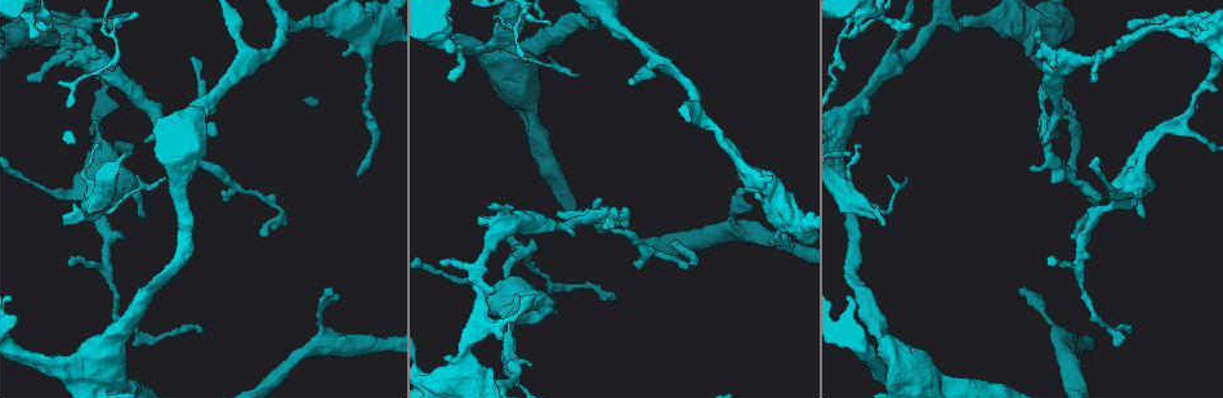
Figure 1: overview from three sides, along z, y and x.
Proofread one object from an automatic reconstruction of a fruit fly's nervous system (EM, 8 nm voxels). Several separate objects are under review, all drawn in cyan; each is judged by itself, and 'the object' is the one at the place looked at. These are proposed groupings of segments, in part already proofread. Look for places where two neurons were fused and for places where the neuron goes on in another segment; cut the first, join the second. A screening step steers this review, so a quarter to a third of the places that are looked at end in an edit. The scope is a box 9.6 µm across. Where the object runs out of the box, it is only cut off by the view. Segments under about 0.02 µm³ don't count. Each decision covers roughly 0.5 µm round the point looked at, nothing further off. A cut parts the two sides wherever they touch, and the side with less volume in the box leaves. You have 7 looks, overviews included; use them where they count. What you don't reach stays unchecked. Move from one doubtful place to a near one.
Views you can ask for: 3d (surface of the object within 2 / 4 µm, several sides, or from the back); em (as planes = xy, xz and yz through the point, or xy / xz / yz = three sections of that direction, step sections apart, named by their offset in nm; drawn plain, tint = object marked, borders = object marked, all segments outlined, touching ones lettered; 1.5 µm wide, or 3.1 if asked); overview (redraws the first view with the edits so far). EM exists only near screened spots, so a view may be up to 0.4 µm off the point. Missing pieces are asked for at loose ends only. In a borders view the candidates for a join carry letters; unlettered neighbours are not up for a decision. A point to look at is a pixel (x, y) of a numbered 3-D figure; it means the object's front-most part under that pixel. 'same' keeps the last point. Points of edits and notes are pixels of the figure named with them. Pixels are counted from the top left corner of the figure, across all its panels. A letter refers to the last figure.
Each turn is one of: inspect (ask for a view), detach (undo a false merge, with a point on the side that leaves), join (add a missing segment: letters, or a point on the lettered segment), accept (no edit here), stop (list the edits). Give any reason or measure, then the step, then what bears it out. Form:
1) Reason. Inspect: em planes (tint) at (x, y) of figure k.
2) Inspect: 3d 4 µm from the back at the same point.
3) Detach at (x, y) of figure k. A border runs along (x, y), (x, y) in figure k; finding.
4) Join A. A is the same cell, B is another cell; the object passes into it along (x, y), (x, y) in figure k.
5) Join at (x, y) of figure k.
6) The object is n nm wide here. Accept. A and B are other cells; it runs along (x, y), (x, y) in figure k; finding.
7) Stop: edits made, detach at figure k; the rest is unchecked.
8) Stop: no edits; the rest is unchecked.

Inspect: em planes (plain) at (677, 242) of figure 1.

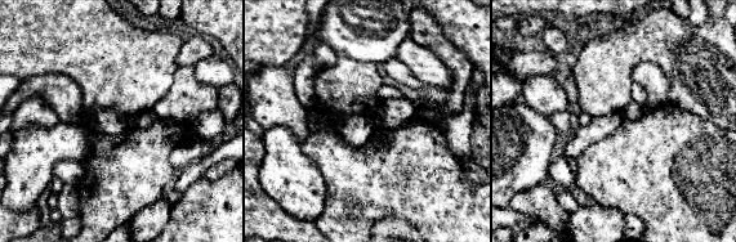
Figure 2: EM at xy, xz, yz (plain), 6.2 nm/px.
Inspect: em planes (borders) at the same point.

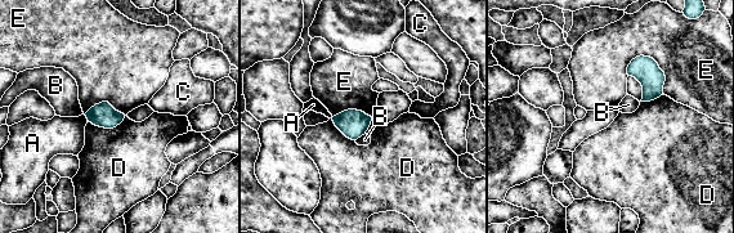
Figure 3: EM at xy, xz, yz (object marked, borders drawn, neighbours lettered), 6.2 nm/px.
The object is 160 nm wide here. Accept. A, B, C, D and E are other cells; a border runs along (632, 58), (657, 63), (663, 93) in figure 3; none of them fits.

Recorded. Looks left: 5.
Free end. Inspect: em xy step 8 (borders) at (557, 314) of figure 1.

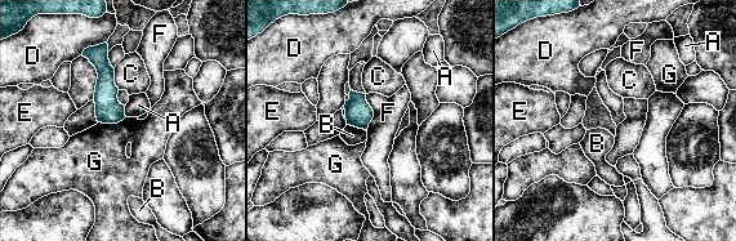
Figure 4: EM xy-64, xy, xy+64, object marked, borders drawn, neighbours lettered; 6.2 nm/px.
The object is 170 nm wide here; the longest contact is with F, 240 nm. Accept. A, B, C, D, E, F and G are other cells; none of them fits.

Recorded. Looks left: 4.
Sharp bend. Inspect: em xz step 8 (tint) at (137, 329) of figure 1.

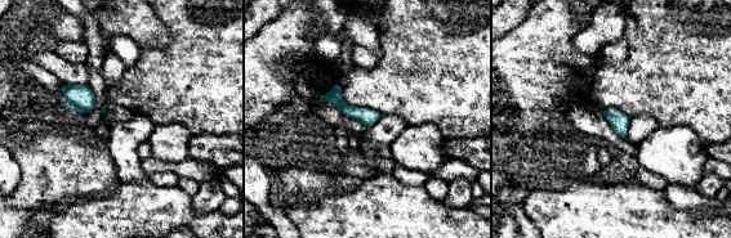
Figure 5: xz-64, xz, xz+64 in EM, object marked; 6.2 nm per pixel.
Inspect: em planes (borders) at the same point.

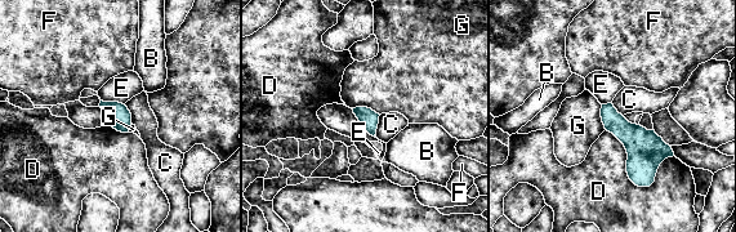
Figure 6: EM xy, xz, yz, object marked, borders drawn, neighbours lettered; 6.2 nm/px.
Accept. B, C, D, E, F and G are other cells; a border runs along (380, 115), (375, 137) in figure 6; continuous, no second neuron.

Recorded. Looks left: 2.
Stop: no edits; the rest is unchecked.

